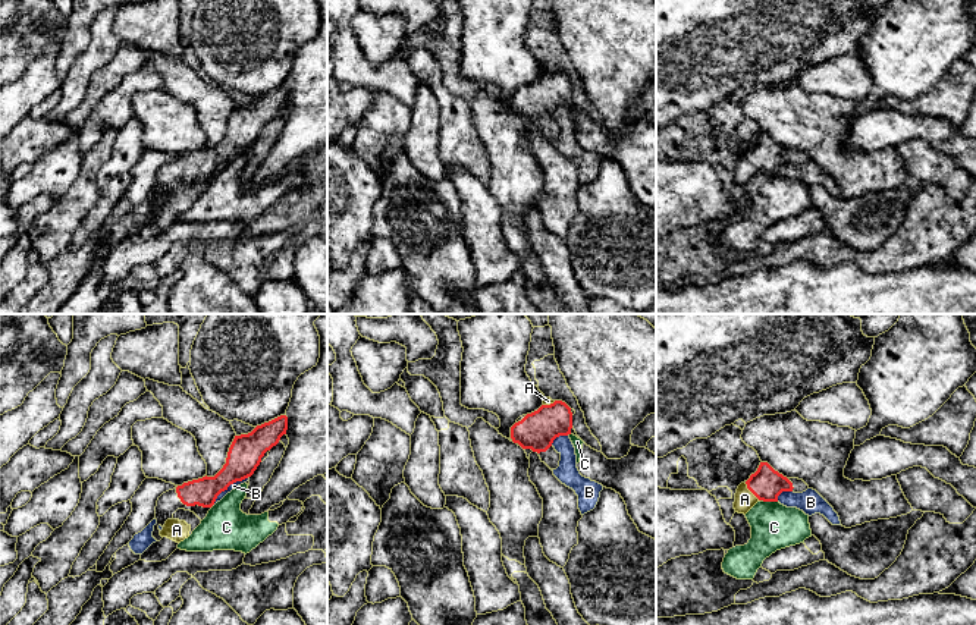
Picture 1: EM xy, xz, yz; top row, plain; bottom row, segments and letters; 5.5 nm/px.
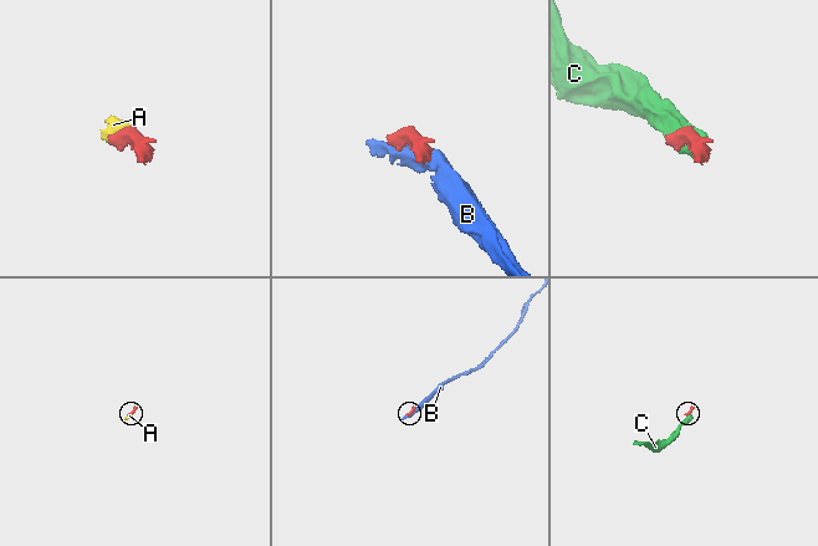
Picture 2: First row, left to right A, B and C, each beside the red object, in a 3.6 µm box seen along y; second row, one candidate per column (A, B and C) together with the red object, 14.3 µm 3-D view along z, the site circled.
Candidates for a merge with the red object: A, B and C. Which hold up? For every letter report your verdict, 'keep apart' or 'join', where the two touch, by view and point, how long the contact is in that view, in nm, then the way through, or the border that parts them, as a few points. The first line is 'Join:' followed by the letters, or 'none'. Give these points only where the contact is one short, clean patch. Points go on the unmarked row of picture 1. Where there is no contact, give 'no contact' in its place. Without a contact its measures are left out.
Join: A
A: join | yz (752, 163) | 130 nm
B: keep apart | xy (228, 157) | 260 nm
C: keep apart | yz (771, 172) | 80 nm | along yz (763, 172), (777, 173)

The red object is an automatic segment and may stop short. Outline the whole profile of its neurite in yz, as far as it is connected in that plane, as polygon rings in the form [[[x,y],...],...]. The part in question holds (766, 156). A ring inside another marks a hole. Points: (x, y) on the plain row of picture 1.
[[[760,134],[757,142],[738,157],[734,180],[746,186],[759,172],[778,173],[782,163],[803,164],[807,160],[809,157],[803,151],[787,150],[768,134]]]

